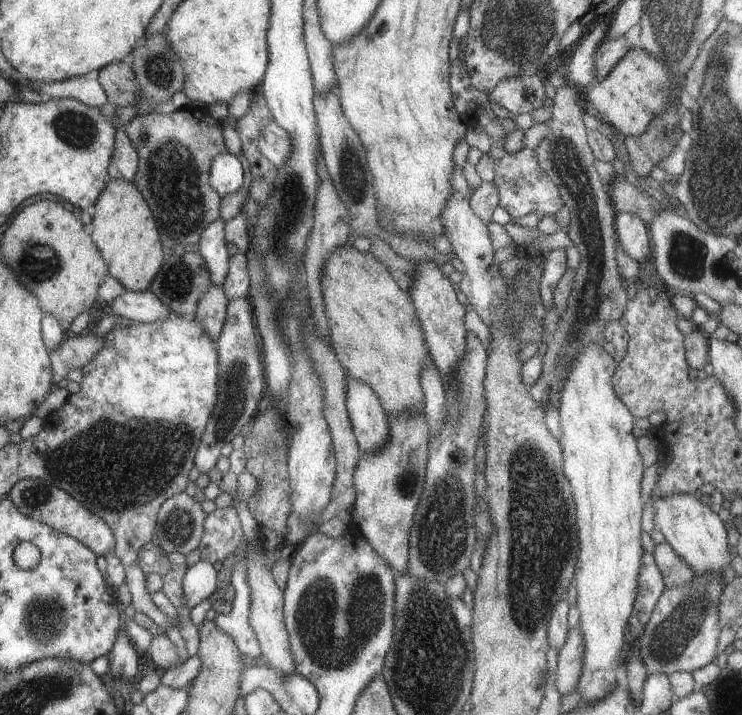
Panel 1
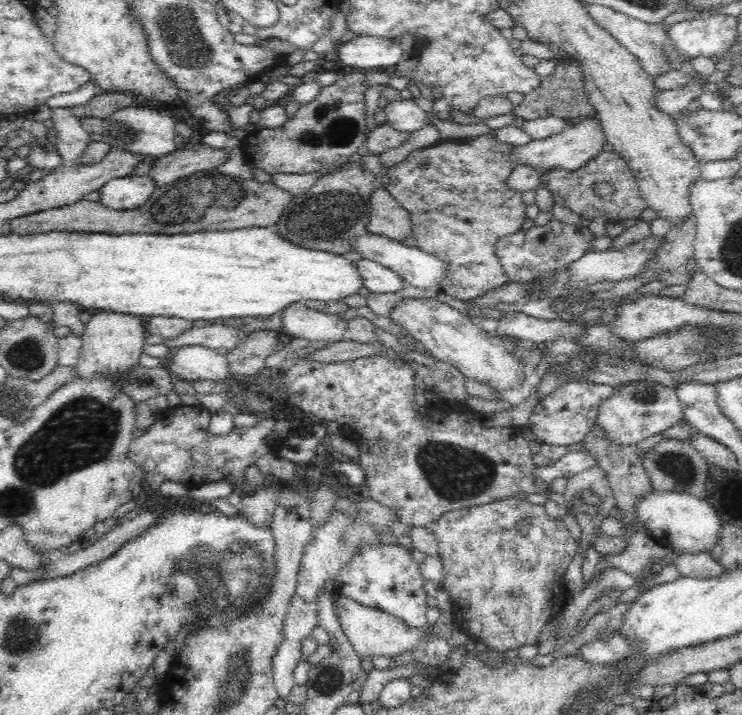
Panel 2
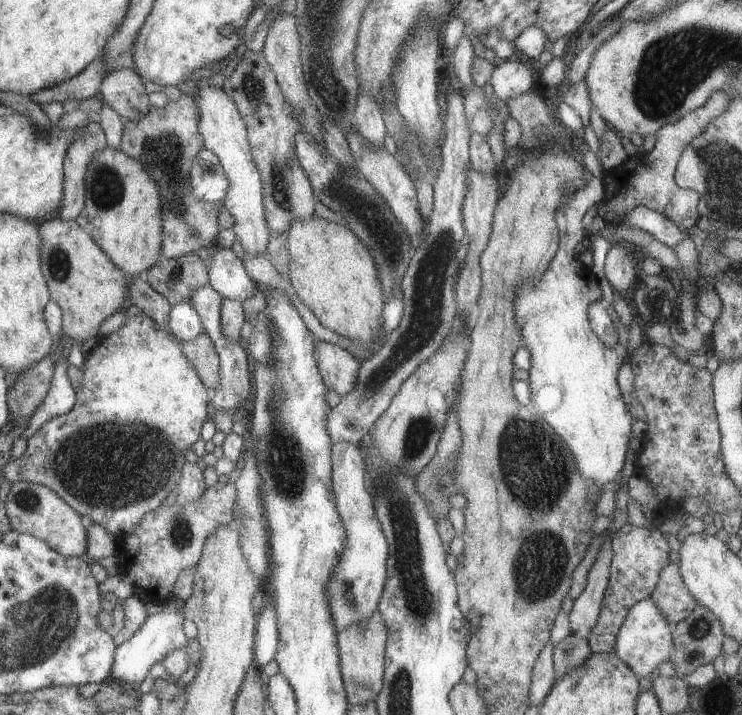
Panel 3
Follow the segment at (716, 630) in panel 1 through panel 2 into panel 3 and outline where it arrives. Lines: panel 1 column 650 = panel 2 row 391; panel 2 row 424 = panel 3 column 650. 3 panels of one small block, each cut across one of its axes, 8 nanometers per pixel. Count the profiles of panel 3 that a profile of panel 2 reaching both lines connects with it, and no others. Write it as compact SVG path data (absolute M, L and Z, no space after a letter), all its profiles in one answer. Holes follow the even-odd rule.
M649 597L641 599L632 604L623 617L615 635L614 652L636 674L638 680L645 676L653 676L658 664L668 660L672 630L673 626L663 618L653 601Z

